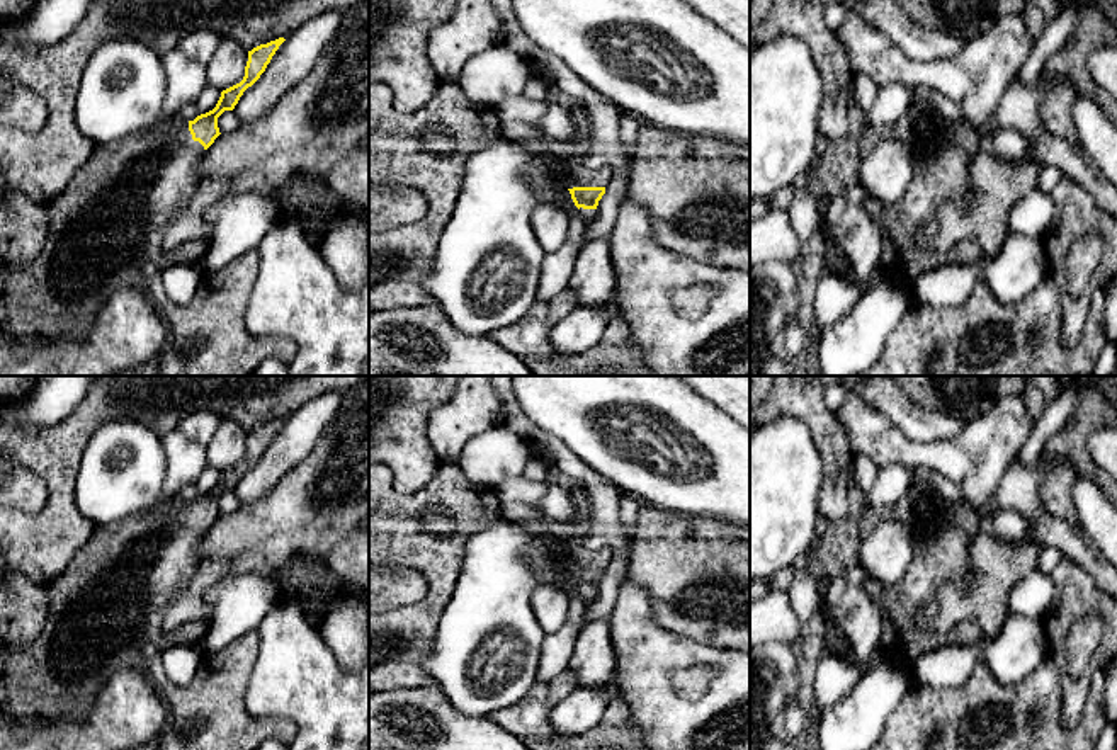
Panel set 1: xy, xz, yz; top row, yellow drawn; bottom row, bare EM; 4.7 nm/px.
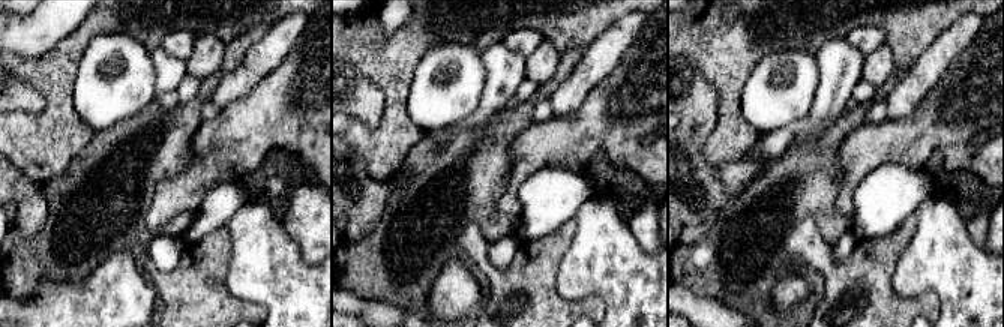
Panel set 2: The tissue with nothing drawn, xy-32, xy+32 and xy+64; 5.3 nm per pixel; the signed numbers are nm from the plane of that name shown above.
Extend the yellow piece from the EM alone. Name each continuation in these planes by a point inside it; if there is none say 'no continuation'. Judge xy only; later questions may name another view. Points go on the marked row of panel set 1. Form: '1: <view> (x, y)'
1: xy (114, 213)

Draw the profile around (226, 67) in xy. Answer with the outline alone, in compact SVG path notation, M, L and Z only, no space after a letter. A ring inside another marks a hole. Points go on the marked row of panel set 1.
M223 37L207 63L207 83L219 92L240 83L245 77L248 51L235 39Z

